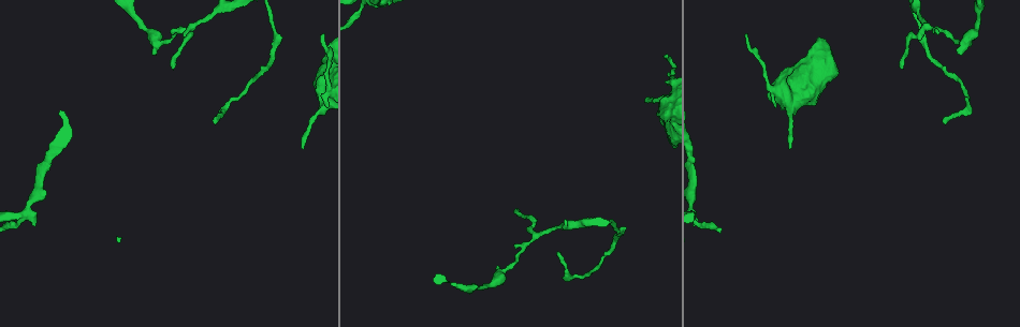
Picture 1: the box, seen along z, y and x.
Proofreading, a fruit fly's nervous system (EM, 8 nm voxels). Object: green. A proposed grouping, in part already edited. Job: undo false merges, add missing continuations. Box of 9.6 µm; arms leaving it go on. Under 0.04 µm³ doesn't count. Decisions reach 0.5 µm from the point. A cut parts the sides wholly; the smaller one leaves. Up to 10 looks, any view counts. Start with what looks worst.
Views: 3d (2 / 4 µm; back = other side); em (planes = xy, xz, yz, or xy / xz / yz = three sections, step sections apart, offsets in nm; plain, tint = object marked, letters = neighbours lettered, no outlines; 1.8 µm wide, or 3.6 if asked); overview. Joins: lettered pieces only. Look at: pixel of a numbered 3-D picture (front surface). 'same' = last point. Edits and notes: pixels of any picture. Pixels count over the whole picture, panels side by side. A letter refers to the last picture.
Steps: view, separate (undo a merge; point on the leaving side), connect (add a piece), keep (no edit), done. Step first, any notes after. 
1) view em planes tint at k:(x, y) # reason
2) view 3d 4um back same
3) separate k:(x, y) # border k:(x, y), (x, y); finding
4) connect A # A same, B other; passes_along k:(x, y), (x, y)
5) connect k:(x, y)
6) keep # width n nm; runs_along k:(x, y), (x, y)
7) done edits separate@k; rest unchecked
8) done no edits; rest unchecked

view em planes letters at 1:(557, 255) # tapers out

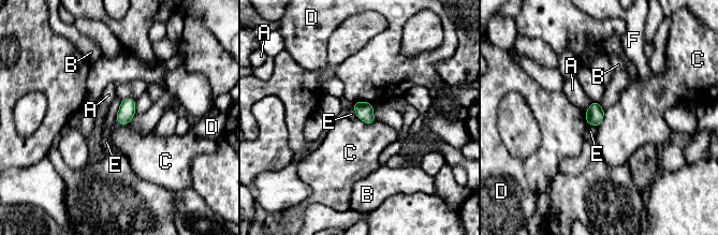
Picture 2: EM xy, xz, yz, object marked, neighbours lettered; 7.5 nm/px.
keep # longest_contact E 150 nm; A other, B other, C other, D other, E other, F other; no lettered piece goes on from it

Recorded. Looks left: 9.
view em xz step 8 tint at 1:(515, 212) # an open end

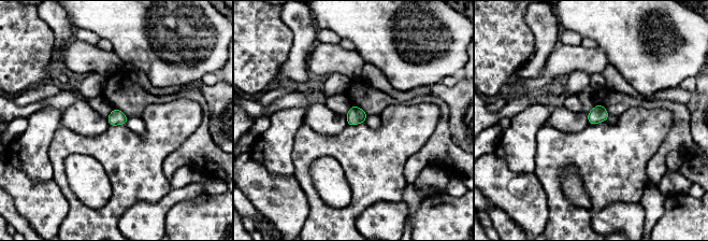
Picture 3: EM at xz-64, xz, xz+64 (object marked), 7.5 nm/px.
view em yz step 8 letters same

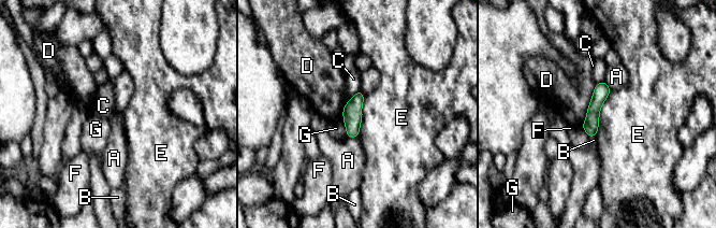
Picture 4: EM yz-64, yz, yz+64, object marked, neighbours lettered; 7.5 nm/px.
keep # longest_contact E 340 nm; A other, B other, C other, D other, E other, F other, G other; runs_along 4:(603, 85), (594, 108), (590, 133); none of them fits

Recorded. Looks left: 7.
view em planes letters at 1:(644, 99) # tapers out

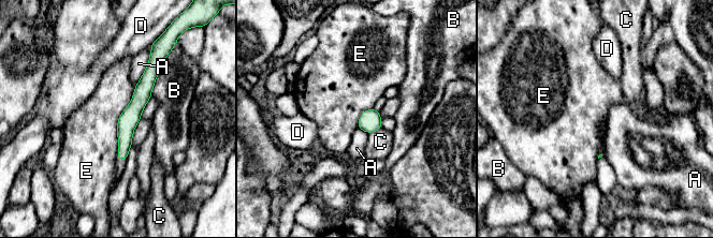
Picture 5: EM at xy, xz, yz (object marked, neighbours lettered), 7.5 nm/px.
keep # A other, B other, C other, D other, E other; no lettered piece goes on from it

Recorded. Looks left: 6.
view em yz step 8 letters at 1:(269, 14) # sudden change in width

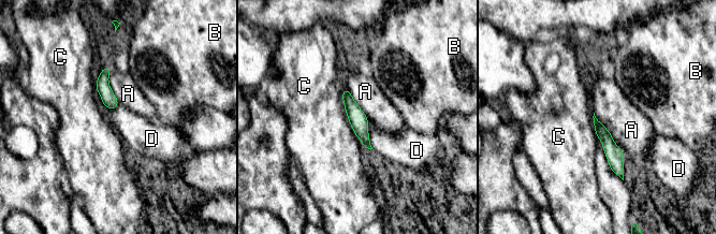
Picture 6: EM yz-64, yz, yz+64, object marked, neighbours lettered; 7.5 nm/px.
keep # width 90 nm; A other, B other, C other, D other; runs_along 6:(345, 92), (367, 144); continuous, no second neuron

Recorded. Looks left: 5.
done no edits; rest unchecked

